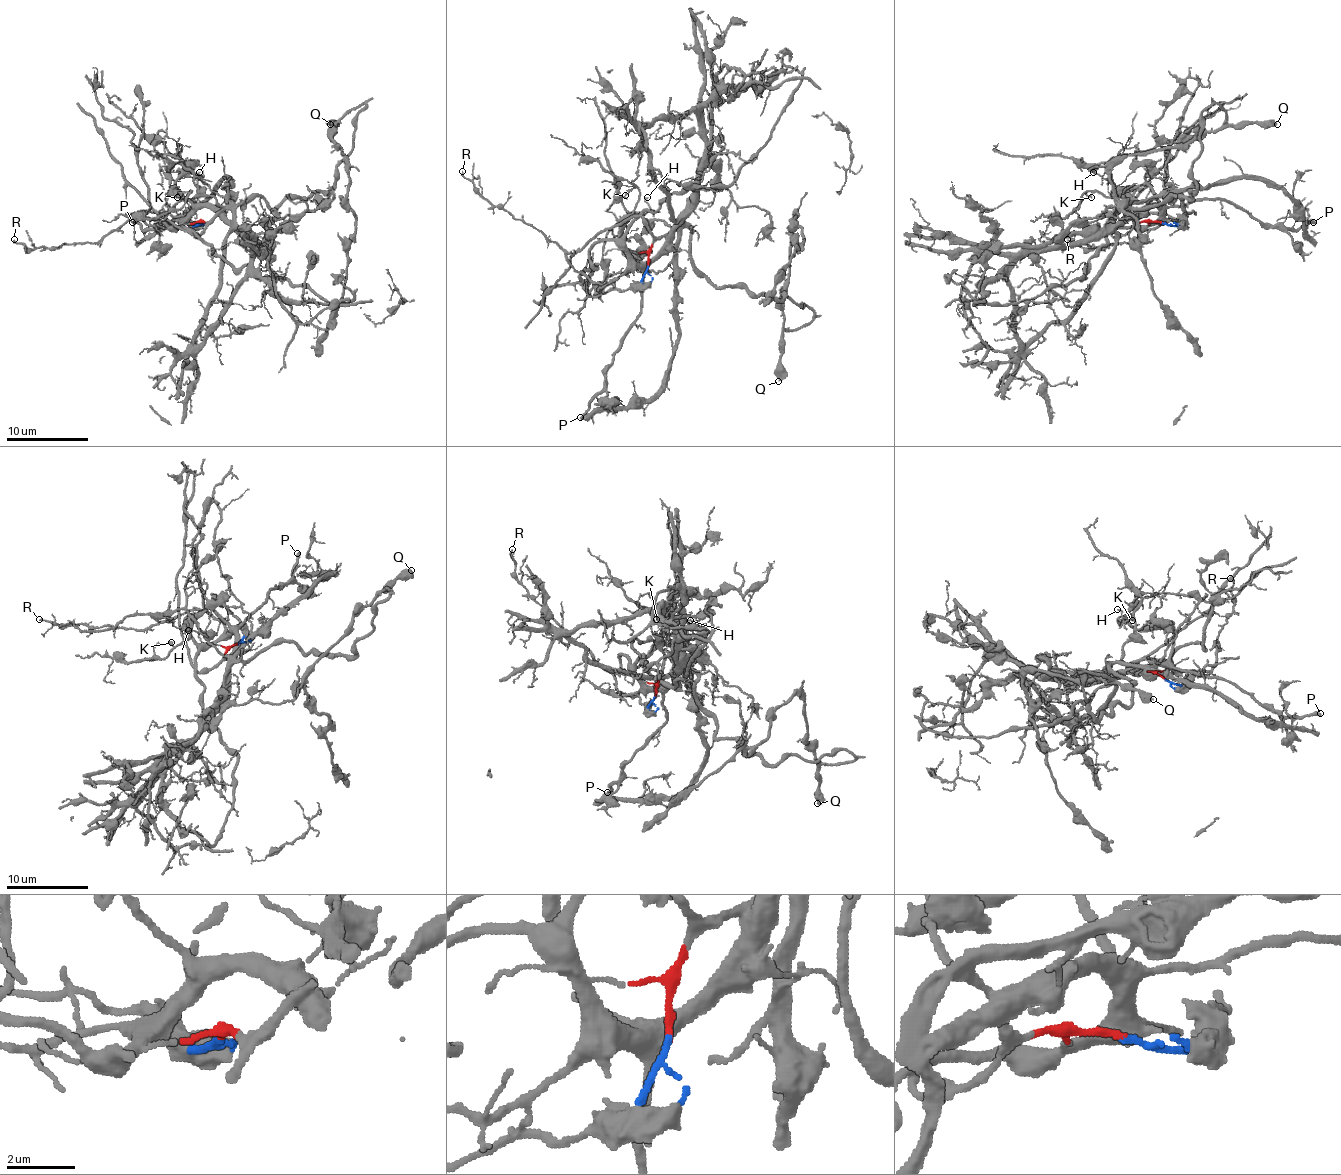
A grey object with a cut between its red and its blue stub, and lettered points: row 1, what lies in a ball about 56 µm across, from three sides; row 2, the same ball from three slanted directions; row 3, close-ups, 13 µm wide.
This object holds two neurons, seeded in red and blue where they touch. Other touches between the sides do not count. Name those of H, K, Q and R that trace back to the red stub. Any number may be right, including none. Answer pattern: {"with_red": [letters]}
{"with_red": ["H", "Q"]}

